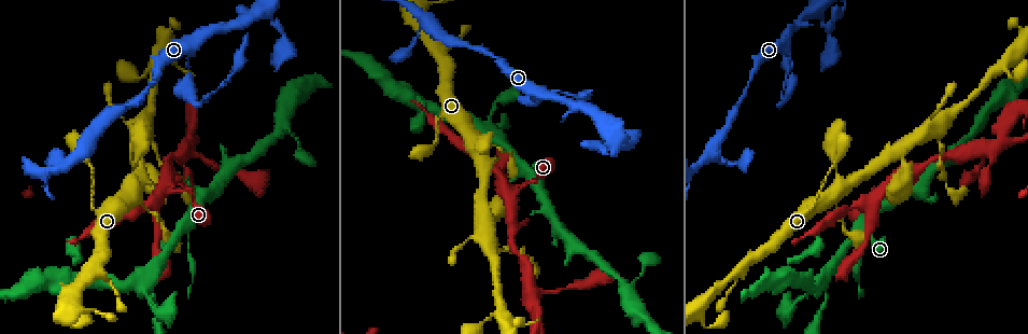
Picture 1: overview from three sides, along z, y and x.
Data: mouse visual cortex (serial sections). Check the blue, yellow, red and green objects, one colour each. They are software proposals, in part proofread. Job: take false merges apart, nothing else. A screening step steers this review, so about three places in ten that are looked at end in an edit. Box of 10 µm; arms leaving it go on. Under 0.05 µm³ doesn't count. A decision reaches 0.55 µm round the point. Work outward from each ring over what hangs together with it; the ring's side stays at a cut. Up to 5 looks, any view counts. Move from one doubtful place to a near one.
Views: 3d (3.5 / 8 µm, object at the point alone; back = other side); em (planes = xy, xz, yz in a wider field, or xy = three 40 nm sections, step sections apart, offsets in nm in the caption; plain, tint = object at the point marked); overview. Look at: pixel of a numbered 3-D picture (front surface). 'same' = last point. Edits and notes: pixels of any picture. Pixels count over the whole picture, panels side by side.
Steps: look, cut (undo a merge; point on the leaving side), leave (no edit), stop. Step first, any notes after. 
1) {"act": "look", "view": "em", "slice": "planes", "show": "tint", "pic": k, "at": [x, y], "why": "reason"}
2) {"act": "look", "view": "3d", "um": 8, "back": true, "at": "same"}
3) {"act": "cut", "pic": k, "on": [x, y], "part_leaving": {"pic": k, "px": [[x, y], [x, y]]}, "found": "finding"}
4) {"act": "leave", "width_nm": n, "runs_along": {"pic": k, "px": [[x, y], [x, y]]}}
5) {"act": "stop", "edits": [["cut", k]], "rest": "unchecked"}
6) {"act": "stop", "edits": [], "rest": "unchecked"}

{"act": "look", "view": "3d", "um": 8, "pic": 1, "at": [493, 244], "why": "abrupt turn"}

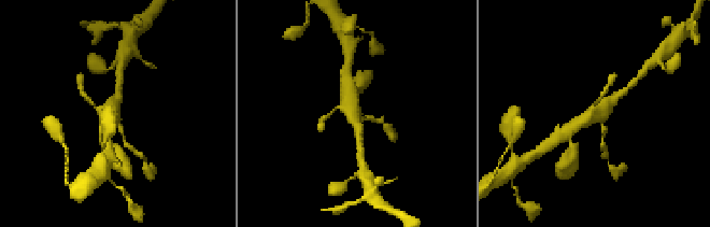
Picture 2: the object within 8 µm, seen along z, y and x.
{"act": "look", "view": "3d", "um": 3.5, "at": "same"}

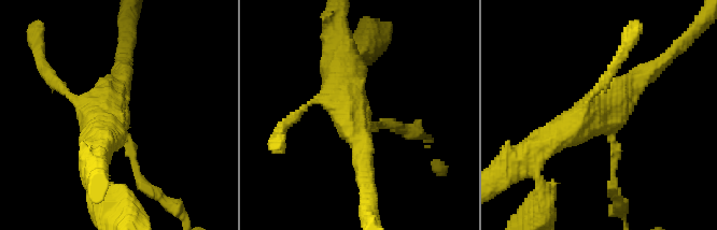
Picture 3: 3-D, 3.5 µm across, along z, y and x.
{"act": "look", "view": "em", "slice": "xy", "step": 2, "show": "tint", "pic": 3, "at": [604, 125]}

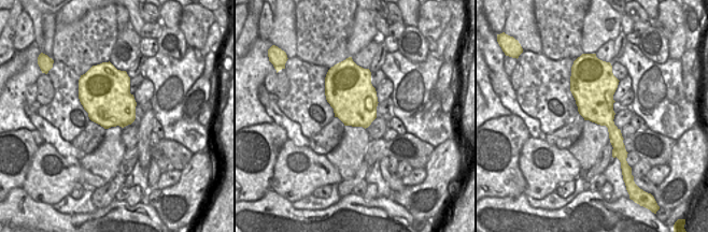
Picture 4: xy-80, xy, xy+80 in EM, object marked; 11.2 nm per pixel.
{"act": "leave", "width_nm": 500, "runs_along": {"pic": 3, "px": [[536, 148], [584, 123], [649, 69]]}, "found": "all the same cell"}

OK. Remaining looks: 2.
{"act": "look", "view": "3d", "um": 3.5, "pic": 1, "at": [793, 74], "why": "abrupt turn"}

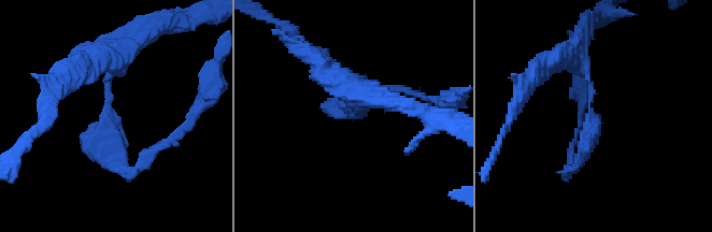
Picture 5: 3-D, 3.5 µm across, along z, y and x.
{"act": "leave", "runs_along": {"pic": 5, "px": [[99, 54], [123, 170]]}, "found": "one cell here"}

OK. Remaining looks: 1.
{"act": "stop", "edits": [], "rest": "unchecked"}

